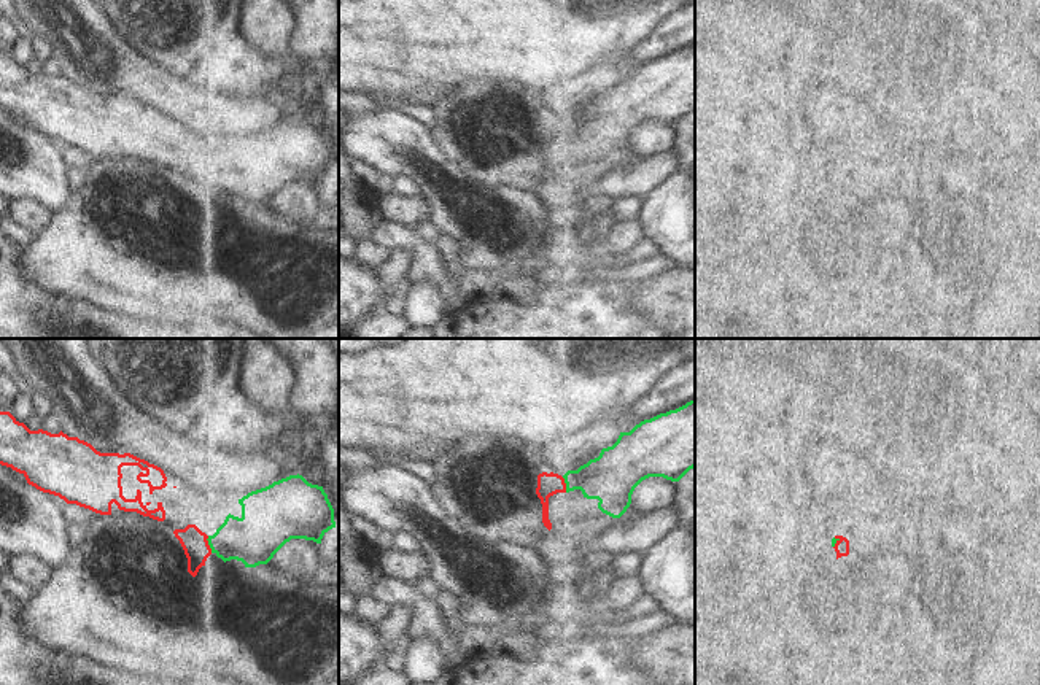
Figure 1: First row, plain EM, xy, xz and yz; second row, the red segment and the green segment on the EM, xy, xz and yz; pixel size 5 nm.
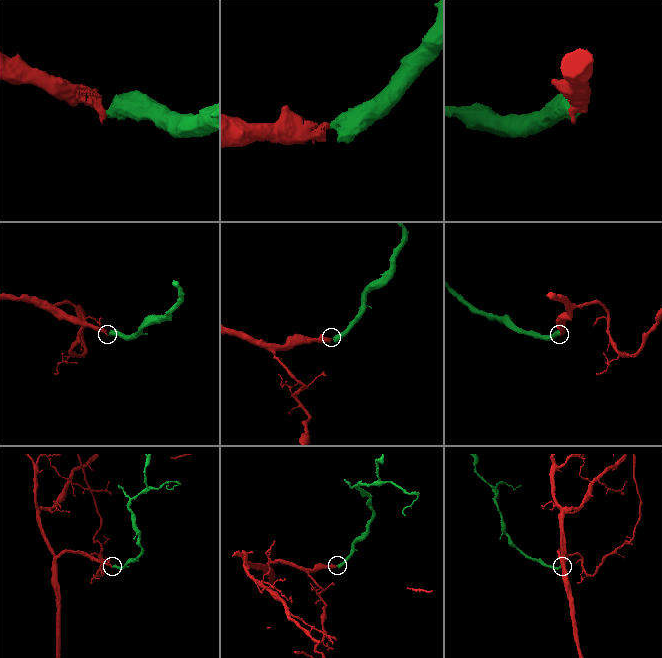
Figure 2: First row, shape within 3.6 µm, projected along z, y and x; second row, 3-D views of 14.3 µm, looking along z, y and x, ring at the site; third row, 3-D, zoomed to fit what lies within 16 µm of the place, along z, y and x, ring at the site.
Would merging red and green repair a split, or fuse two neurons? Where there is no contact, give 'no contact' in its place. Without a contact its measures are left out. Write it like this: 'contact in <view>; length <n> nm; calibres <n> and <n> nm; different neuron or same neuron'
contact in xy; length 90 nm; calibres 130 and 260 nm; same neuron

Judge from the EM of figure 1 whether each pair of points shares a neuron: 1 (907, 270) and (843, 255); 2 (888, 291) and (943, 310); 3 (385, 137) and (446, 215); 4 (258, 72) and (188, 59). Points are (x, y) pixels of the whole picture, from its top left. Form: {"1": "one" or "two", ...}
{"1": "two", "2": "one", "3": "one", "4": "one"}

